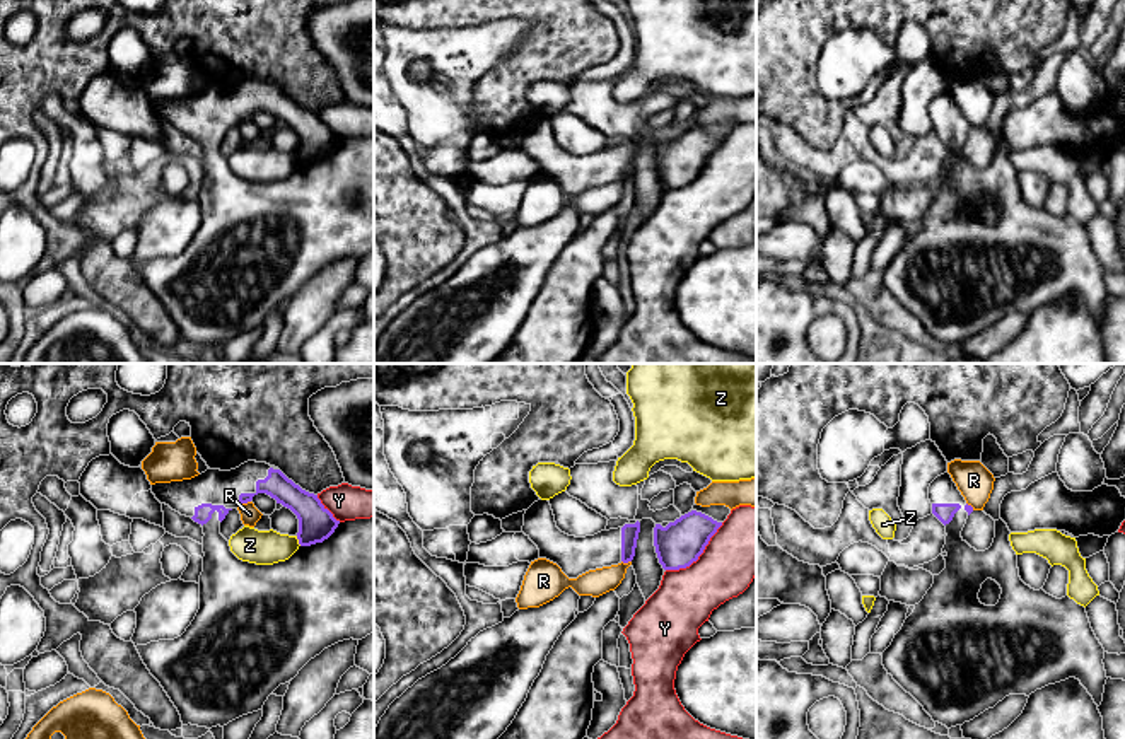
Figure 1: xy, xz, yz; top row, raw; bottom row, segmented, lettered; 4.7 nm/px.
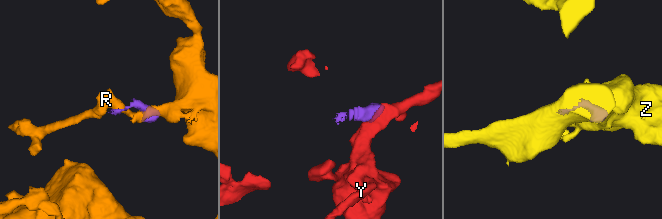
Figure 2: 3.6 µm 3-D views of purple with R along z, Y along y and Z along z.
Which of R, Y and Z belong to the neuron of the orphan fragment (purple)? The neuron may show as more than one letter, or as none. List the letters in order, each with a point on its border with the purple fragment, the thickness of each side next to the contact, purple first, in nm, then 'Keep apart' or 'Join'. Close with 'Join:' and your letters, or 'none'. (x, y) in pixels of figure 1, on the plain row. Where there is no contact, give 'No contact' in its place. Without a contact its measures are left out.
R: Touches purple at xy (244, 120). Thickness 120 nm (purple) against 90 nm. Keep apart
Y: Touches purple at xz (699, 173). Thickness 220 nm (purple) against 320 nm. Keep apart
Z: Touches purple at xy (299, 159). Thickness 160 nm (purple) against 160 nm. Keep apart
Join: none

